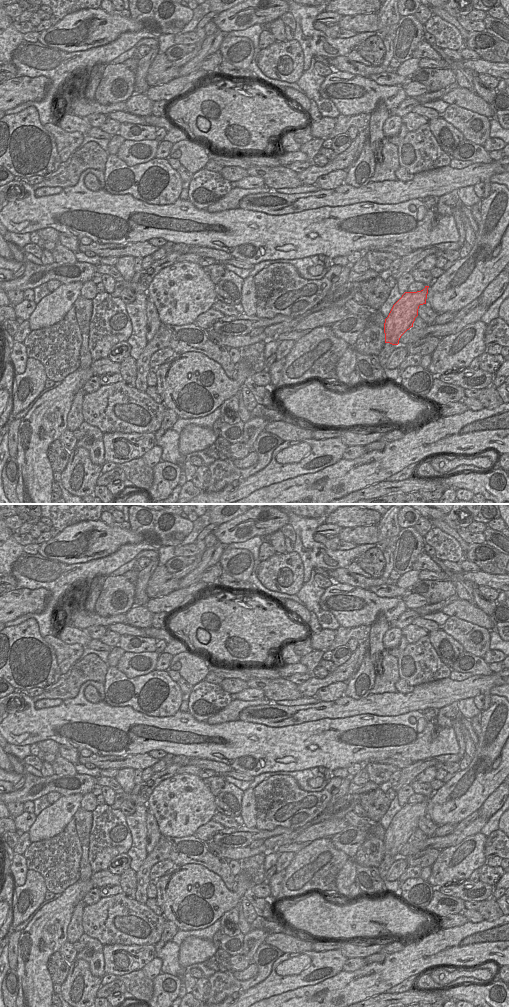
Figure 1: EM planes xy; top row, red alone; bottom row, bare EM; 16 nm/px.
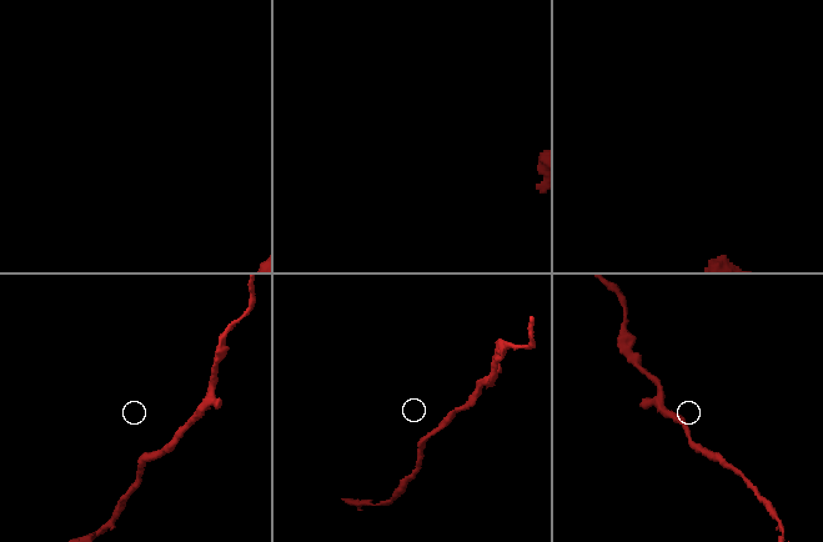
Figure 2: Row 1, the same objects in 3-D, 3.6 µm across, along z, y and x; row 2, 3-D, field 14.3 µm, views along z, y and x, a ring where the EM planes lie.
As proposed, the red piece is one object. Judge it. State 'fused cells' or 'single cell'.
single cell

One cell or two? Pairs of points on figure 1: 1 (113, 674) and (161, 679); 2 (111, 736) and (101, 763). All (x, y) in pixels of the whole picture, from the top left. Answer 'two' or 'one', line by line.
1: one
2: two

